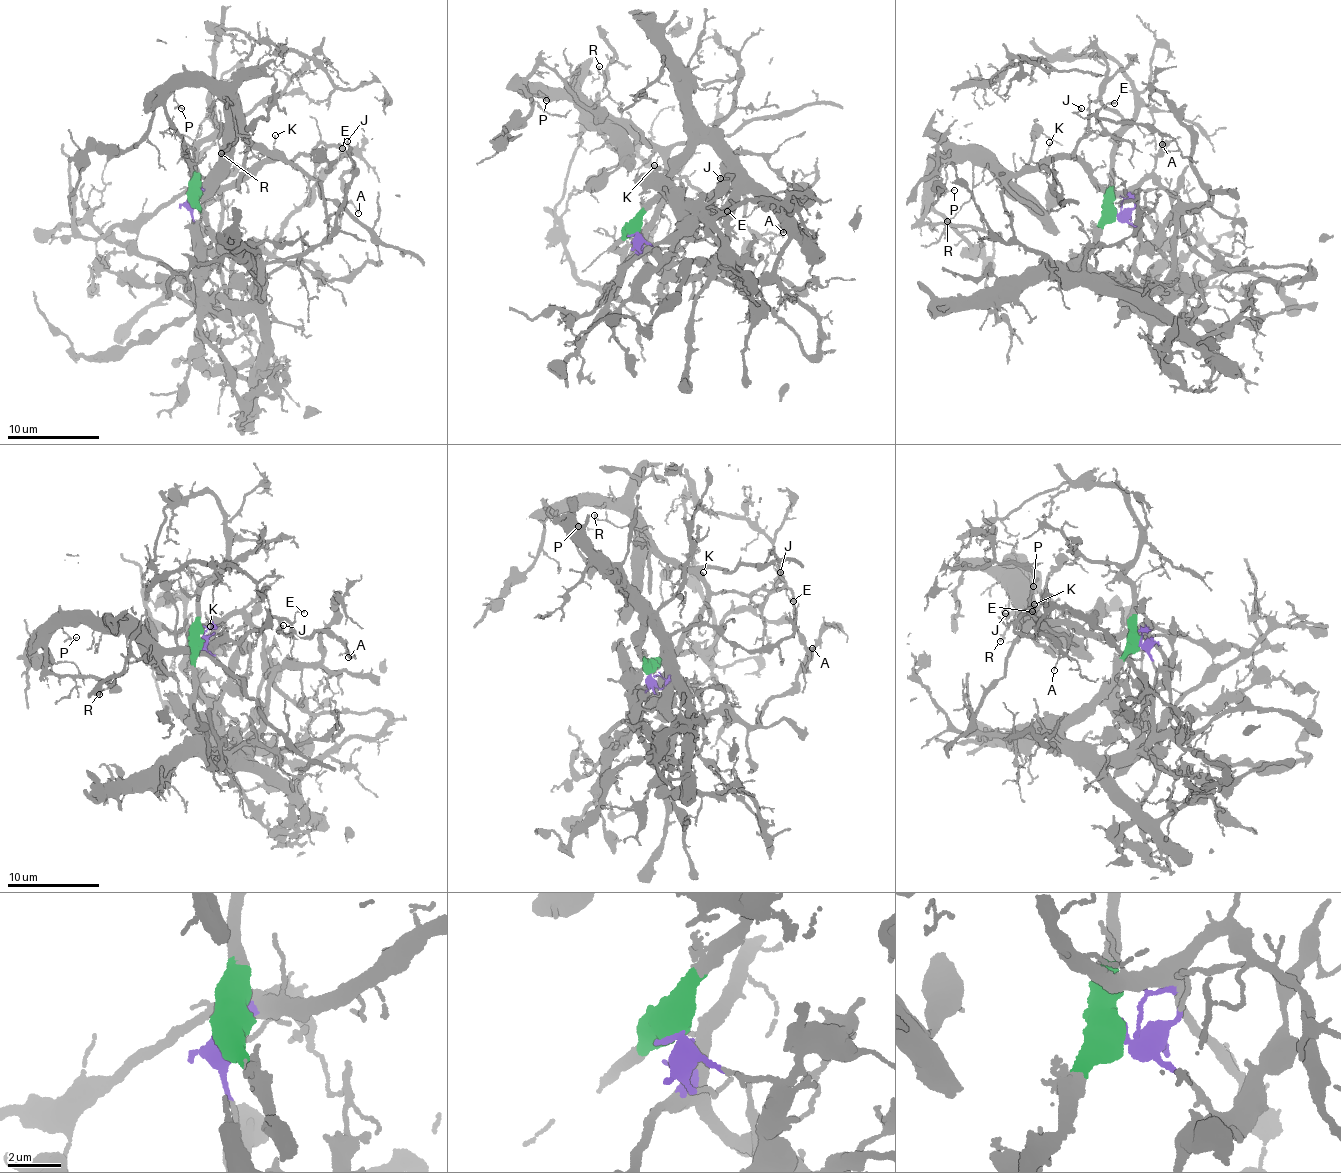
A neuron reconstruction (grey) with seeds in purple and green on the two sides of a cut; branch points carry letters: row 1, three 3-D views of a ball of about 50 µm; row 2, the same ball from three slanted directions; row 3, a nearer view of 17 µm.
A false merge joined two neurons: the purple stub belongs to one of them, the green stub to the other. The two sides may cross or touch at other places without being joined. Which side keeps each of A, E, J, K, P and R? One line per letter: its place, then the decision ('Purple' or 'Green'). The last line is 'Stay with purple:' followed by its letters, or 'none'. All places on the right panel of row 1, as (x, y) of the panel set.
A: Place: (1162, 144). Purple
E: Place: (1114, 103). Purple
J: Place: (1081, 108). Purple
K: Place: (1049, 142). Purple
P: Place: (954, 190). Purple
R: Place: (947, 221). Purple
Stay with purple: A, E, J, K, P, R

